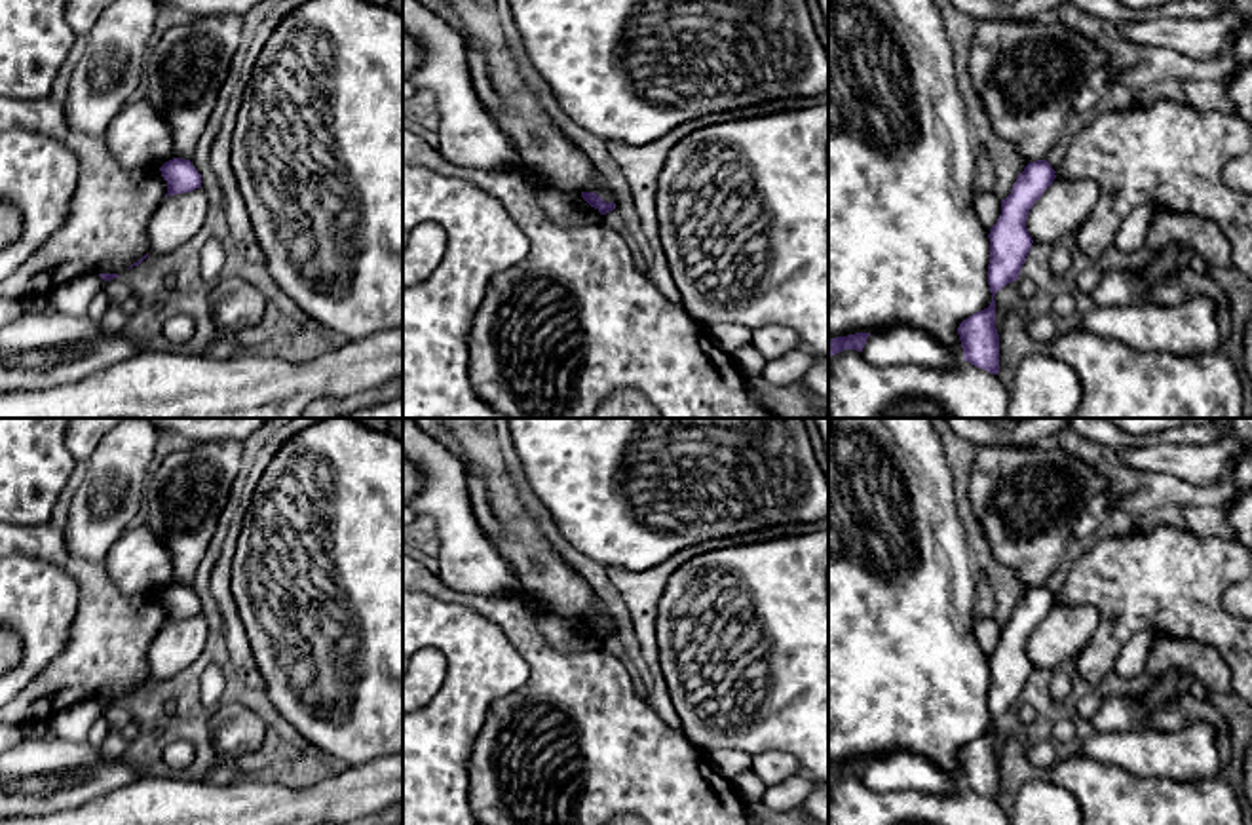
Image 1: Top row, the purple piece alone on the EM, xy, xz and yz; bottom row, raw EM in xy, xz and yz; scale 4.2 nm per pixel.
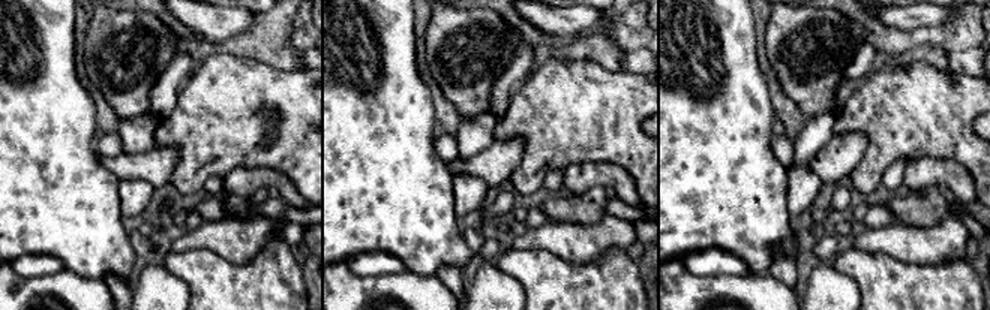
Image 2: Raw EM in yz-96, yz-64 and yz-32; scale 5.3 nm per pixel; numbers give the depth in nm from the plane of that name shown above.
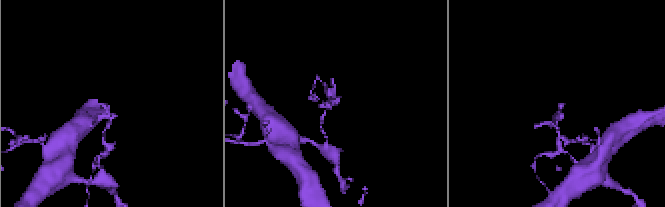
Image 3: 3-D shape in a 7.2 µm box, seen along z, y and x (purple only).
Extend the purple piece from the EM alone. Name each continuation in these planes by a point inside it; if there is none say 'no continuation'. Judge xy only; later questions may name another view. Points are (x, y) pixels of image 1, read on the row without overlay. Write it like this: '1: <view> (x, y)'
no continuation

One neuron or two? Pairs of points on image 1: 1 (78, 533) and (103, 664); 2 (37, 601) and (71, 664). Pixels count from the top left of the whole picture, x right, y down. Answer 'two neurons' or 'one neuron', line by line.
1: two neurons
2: two neurons

